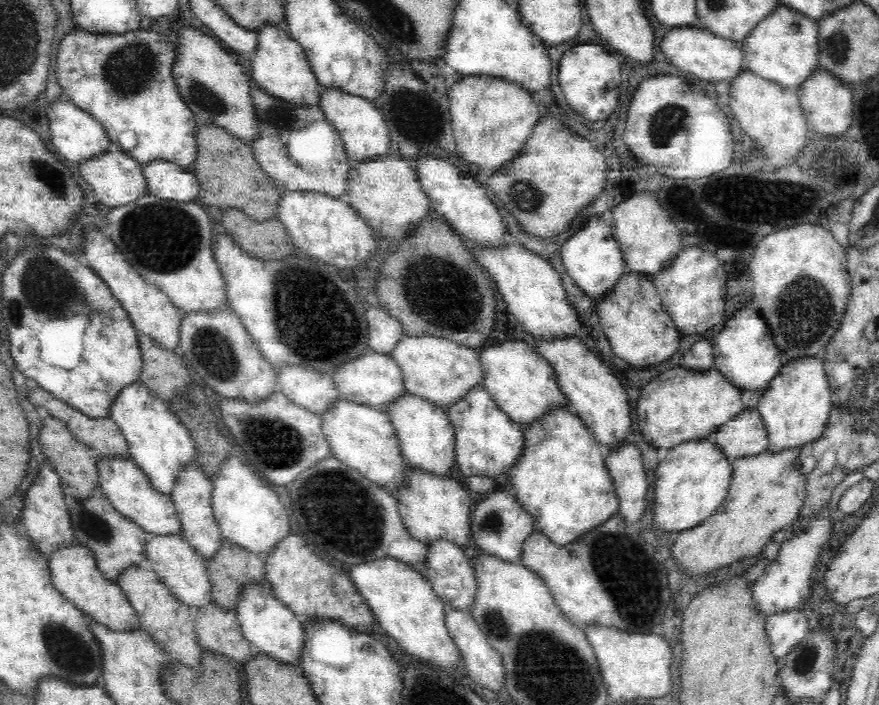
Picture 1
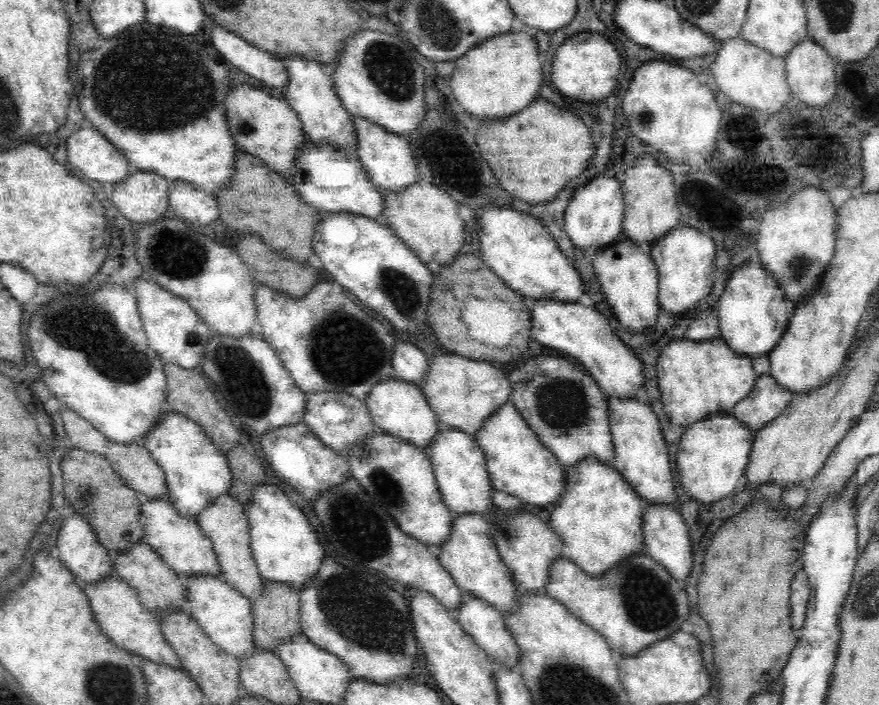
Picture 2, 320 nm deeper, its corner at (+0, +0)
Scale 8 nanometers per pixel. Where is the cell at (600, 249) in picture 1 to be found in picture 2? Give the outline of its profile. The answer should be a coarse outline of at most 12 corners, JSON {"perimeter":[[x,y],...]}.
{"perimeter":[[598,173],[575,188],[566,234],[596,255],[623,239],[620,182]]}

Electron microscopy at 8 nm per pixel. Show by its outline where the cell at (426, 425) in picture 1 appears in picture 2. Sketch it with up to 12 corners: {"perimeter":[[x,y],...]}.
{"perimeter":[[440,426],[426,450],[452,514],[490,510],[472,435]]}

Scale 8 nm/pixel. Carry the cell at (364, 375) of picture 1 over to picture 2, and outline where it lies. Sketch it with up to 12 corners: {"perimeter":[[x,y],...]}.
{"perimeter":[[386,377],[363,403],[378,431],[426,450],[441,425],[419,386]]}

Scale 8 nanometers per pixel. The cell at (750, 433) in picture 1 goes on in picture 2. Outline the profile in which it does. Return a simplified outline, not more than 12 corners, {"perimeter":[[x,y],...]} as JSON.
{"perimeter":[[769,375],[731,417],[754,434],[778,418],[792,394]]}

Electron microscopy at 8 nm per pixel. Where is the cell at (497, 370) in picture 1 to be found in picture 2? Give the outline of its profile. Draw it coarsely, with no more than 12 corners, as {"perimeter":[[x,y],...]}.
{"perimeter":[[532,356],[510,399],[565,469],[612,465],[607,395],[566,358]]}

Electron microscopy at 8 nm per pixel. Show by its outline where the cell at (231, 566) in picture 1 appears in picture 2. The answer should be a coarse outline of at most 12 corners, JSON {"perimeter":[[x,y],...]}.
{"perimeter":[[262,579],[249,604],[253,644],[275,652],[299,631],[299,592]]}

